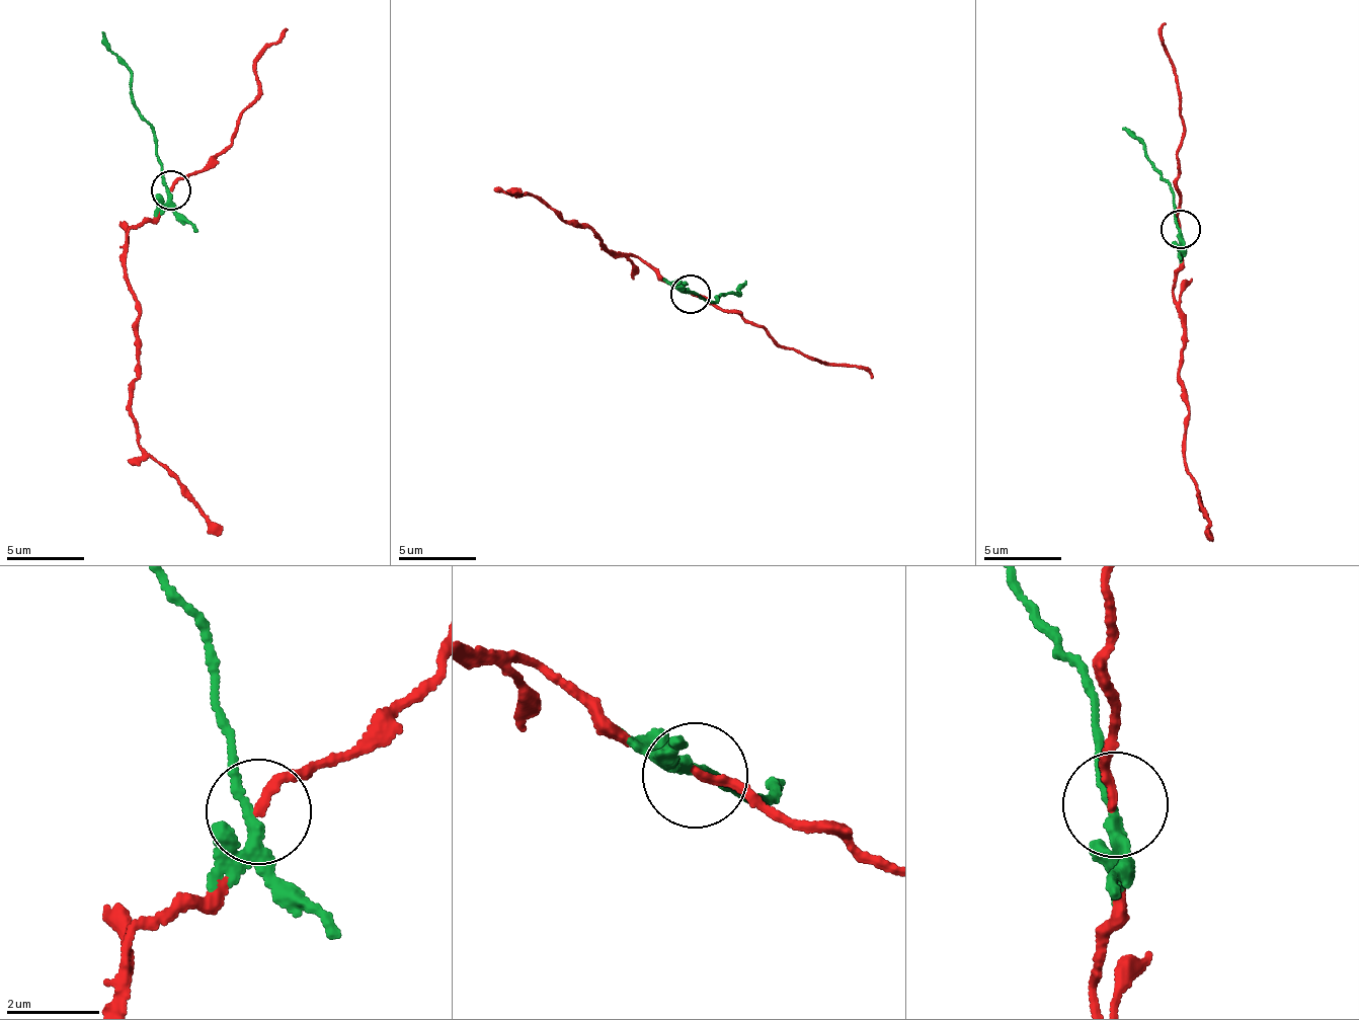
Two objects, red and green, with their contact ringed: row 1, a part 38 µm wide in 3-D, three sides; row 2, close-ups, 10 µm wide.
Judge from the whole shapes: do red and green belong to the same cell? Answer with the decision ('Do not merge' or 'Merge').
Do not merge

